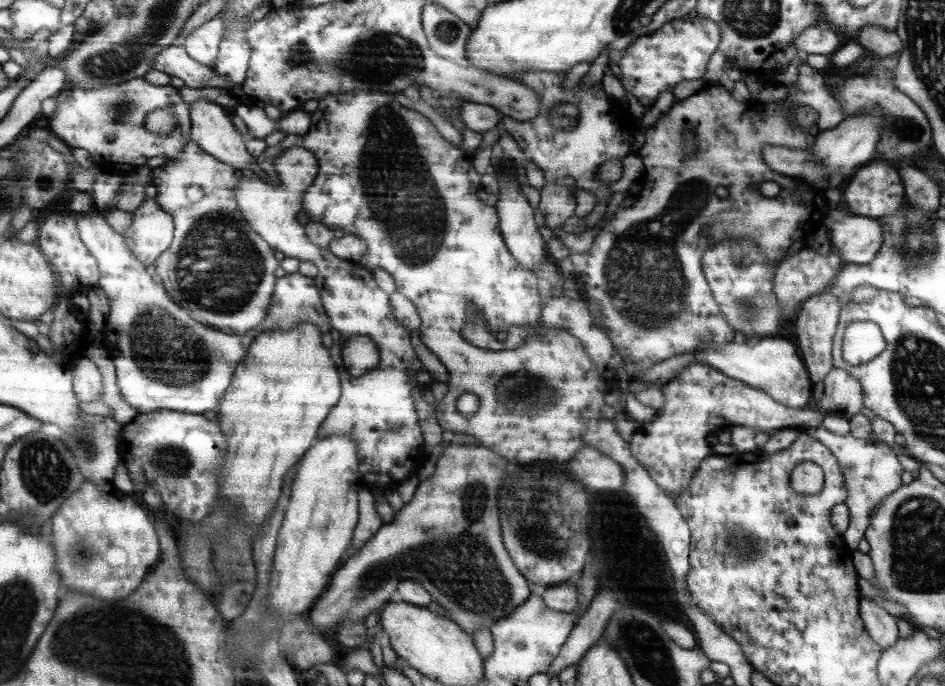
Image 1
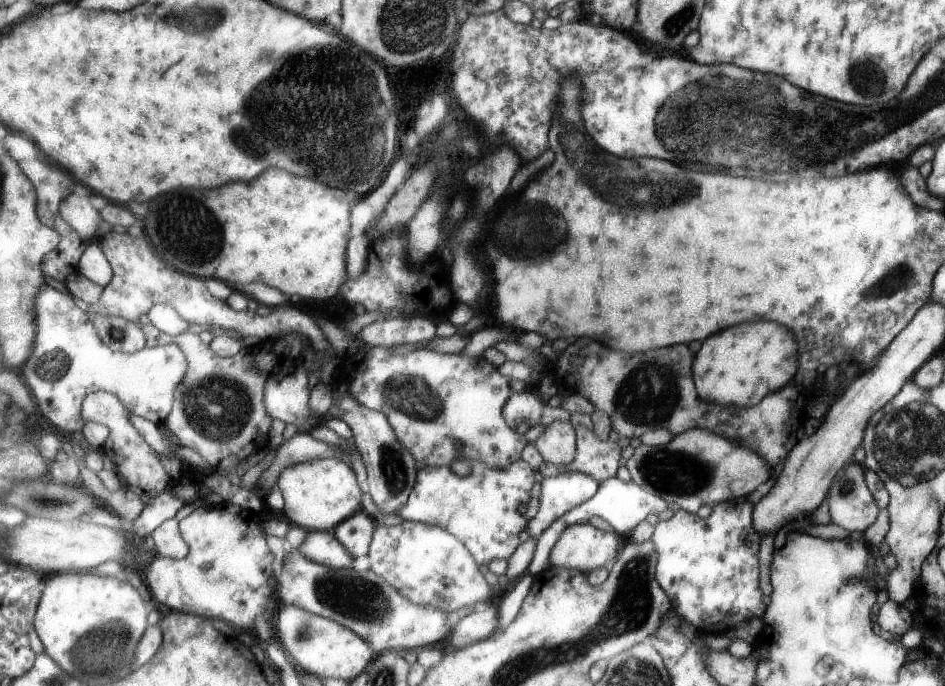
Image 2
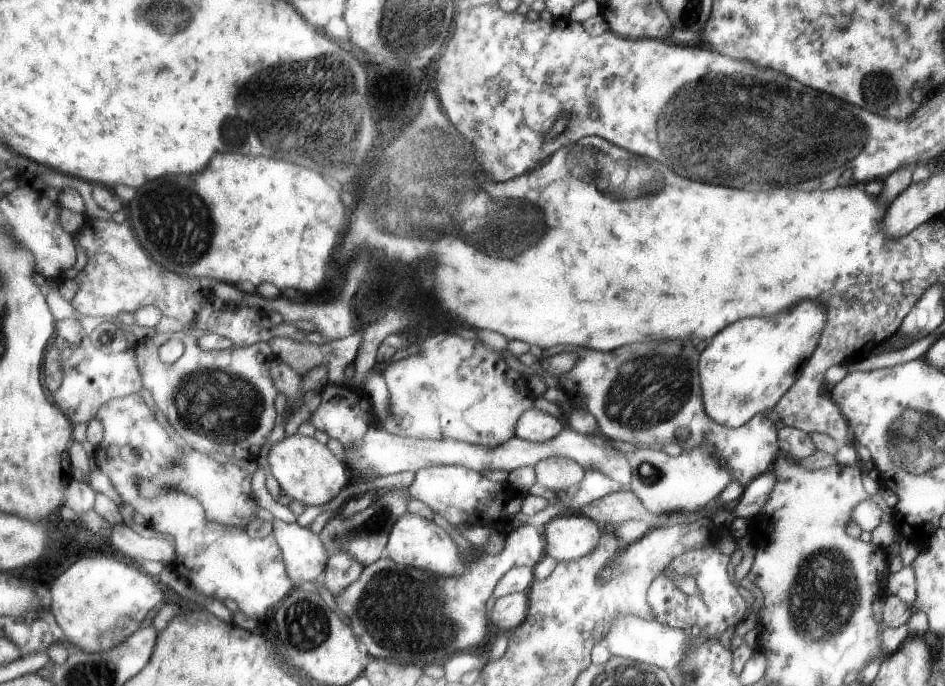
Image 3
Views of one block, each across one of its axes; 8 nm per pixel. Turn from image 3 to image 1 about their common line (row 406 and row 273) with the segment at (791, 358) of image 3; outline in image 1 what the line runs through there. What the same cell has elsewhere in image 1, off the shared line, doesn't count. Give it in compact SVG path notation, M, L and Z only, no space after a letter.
M733 240L723 242L719 248L710 248L702 255L703 272L714 292L714 301L722 310L724 321L731 325L734 332L743 336L771 337L779 324L777 295L773 291L773 276L776 263L768 264L758 252L753 240Z

